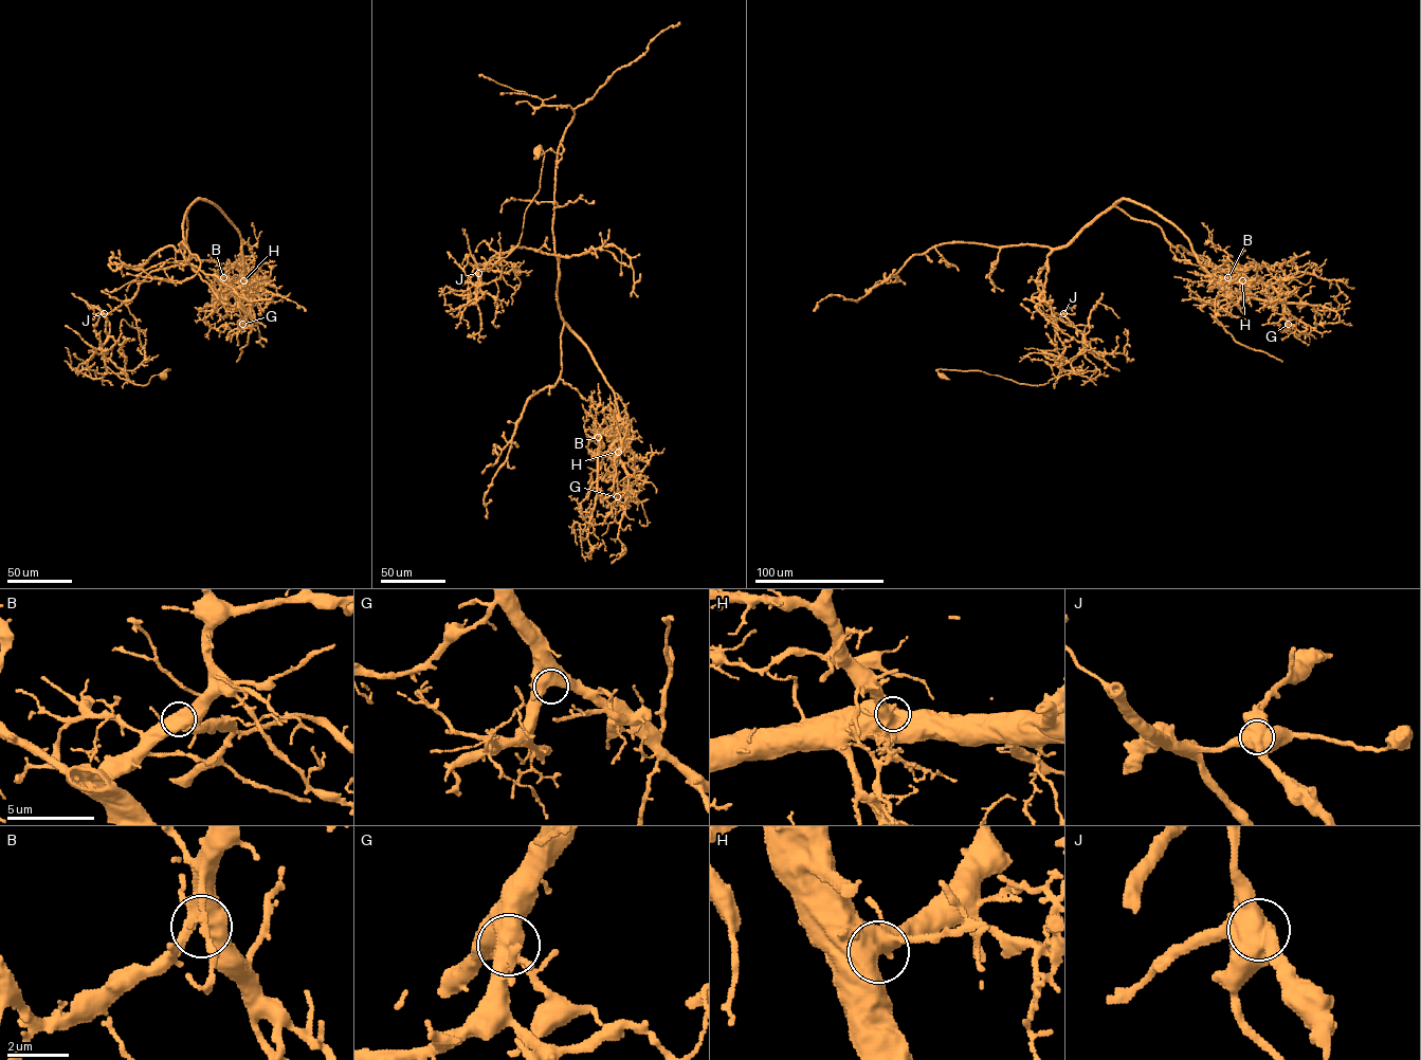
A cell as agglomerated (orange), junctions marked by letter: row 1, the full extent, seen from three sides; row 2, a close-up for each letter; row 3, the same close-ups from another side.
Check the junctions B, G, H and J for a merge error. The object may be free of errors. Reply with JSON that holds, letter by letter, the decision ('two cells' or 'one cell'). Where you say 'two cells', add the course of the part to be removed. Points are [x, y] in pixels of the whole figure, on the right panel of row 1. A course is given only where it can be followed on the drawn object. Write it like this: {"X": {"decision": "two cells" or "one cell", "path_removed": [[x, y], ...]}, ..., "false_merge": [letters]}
{"B": {"decision": "one cell"}, "G": {"decision": "one cell"}, "H": {"decision": "one cell"}, "J": {"decision": "two cells", "path_removed": [[1063, 313], [1082, 335], [1084, 348], [1061, 361], [1048, 383], [939, 369], [949, 380]]}, "false_merge": ["J"]}

